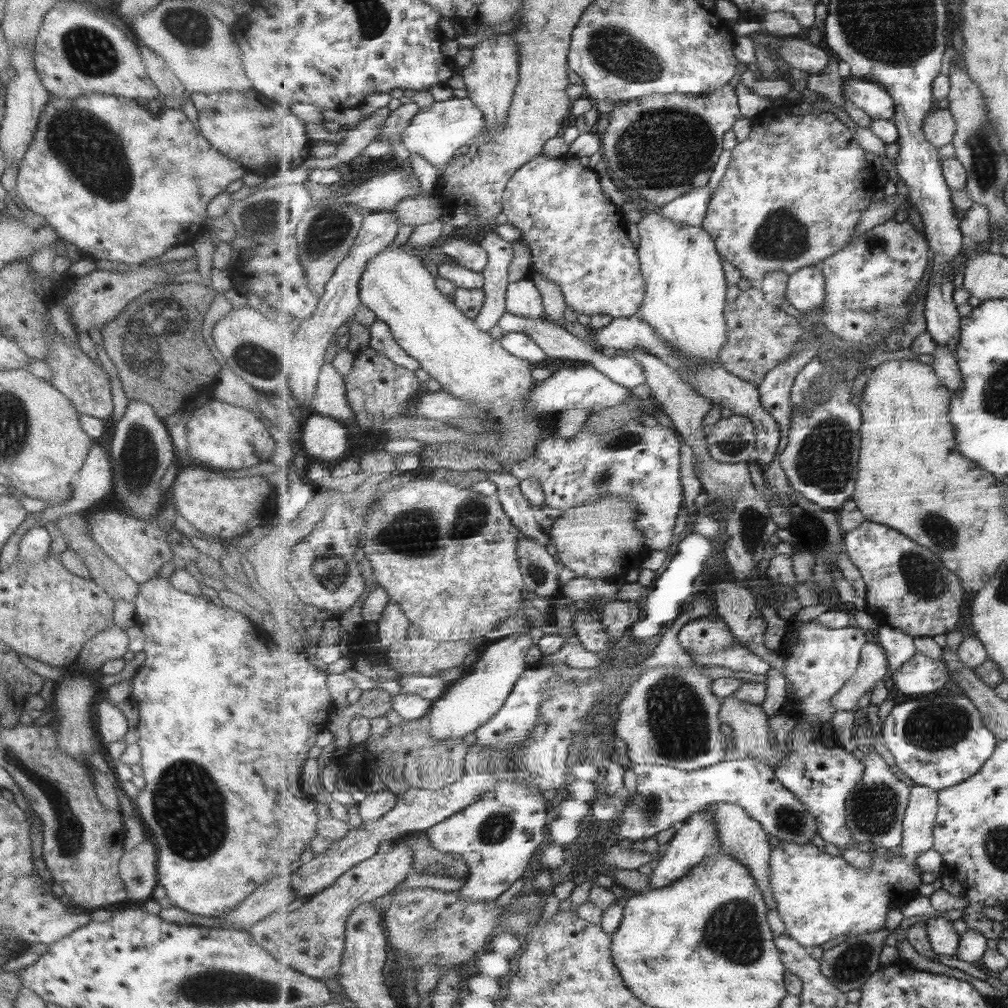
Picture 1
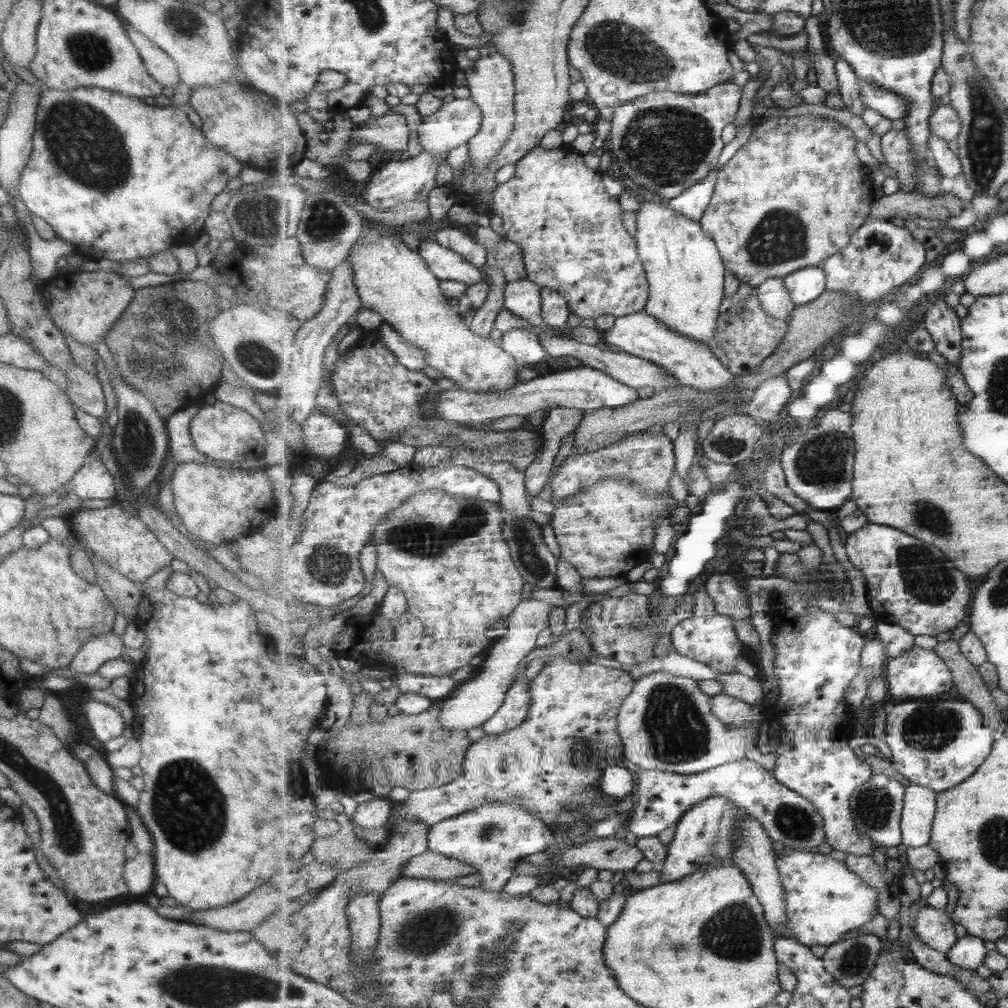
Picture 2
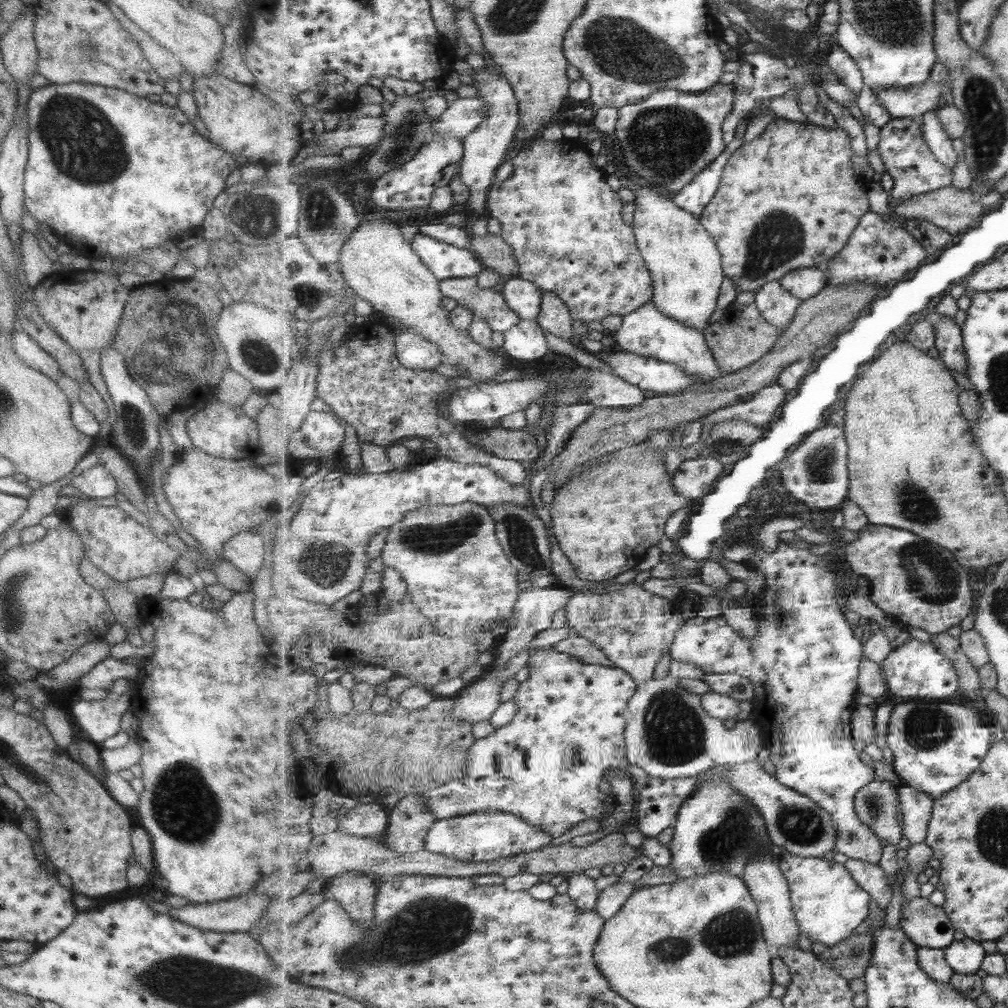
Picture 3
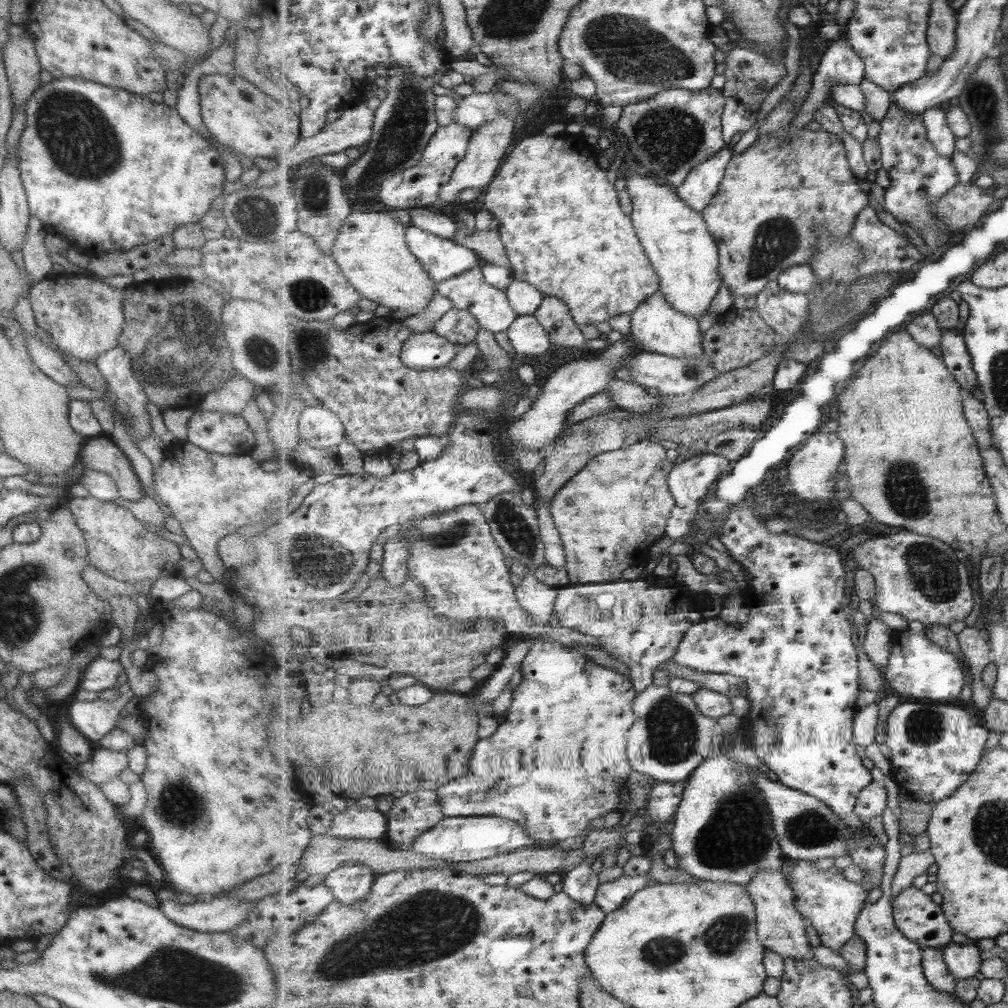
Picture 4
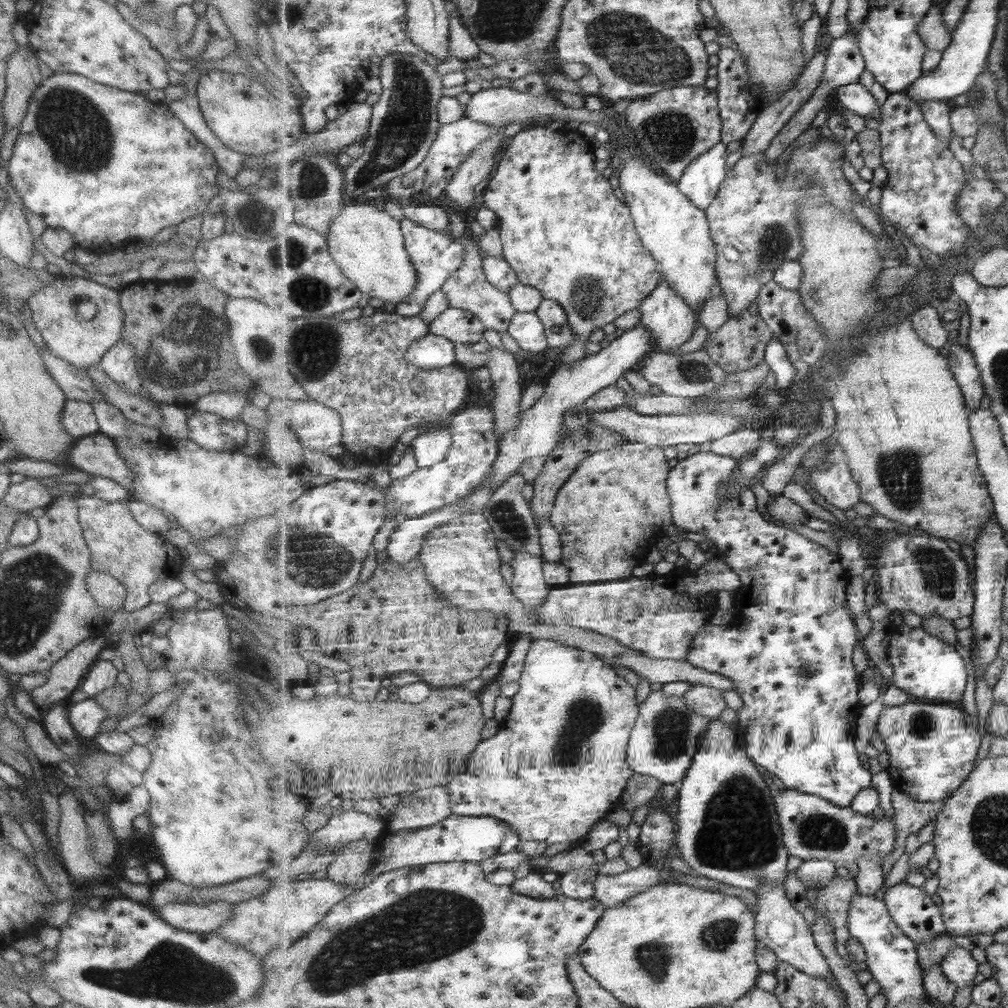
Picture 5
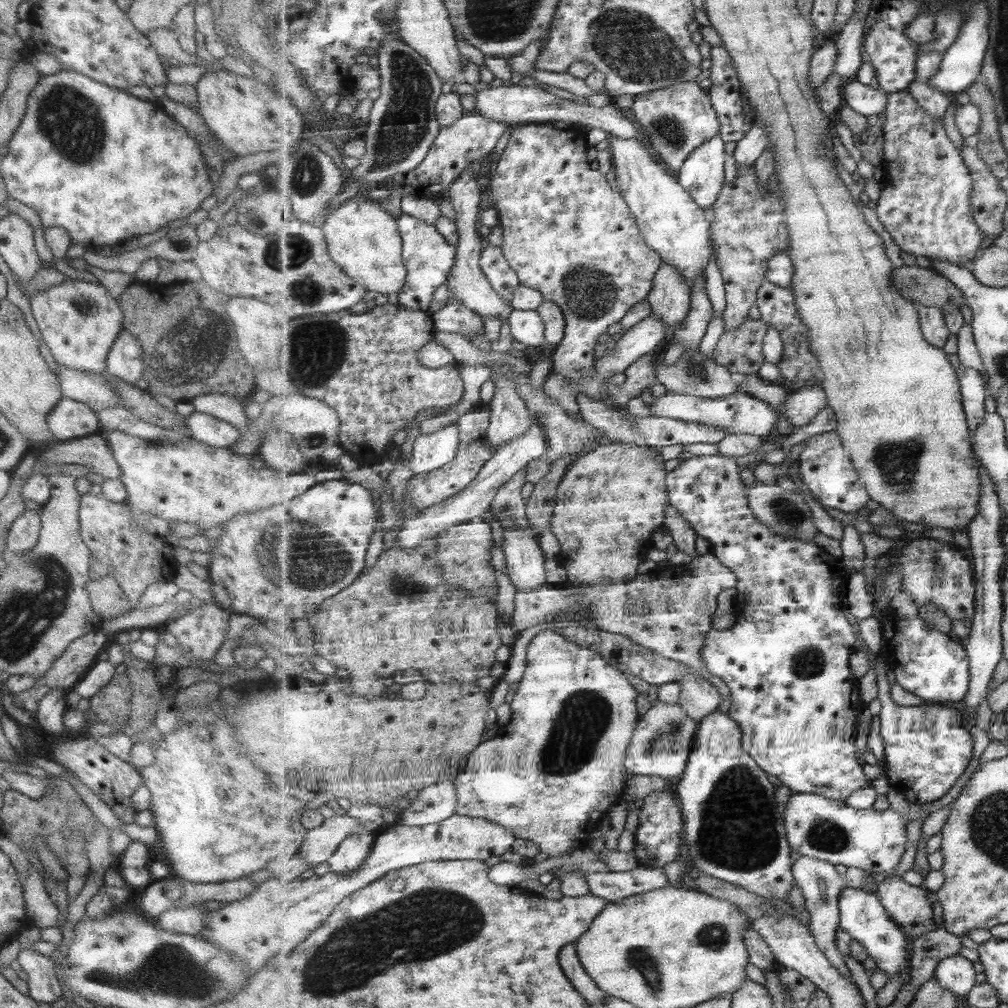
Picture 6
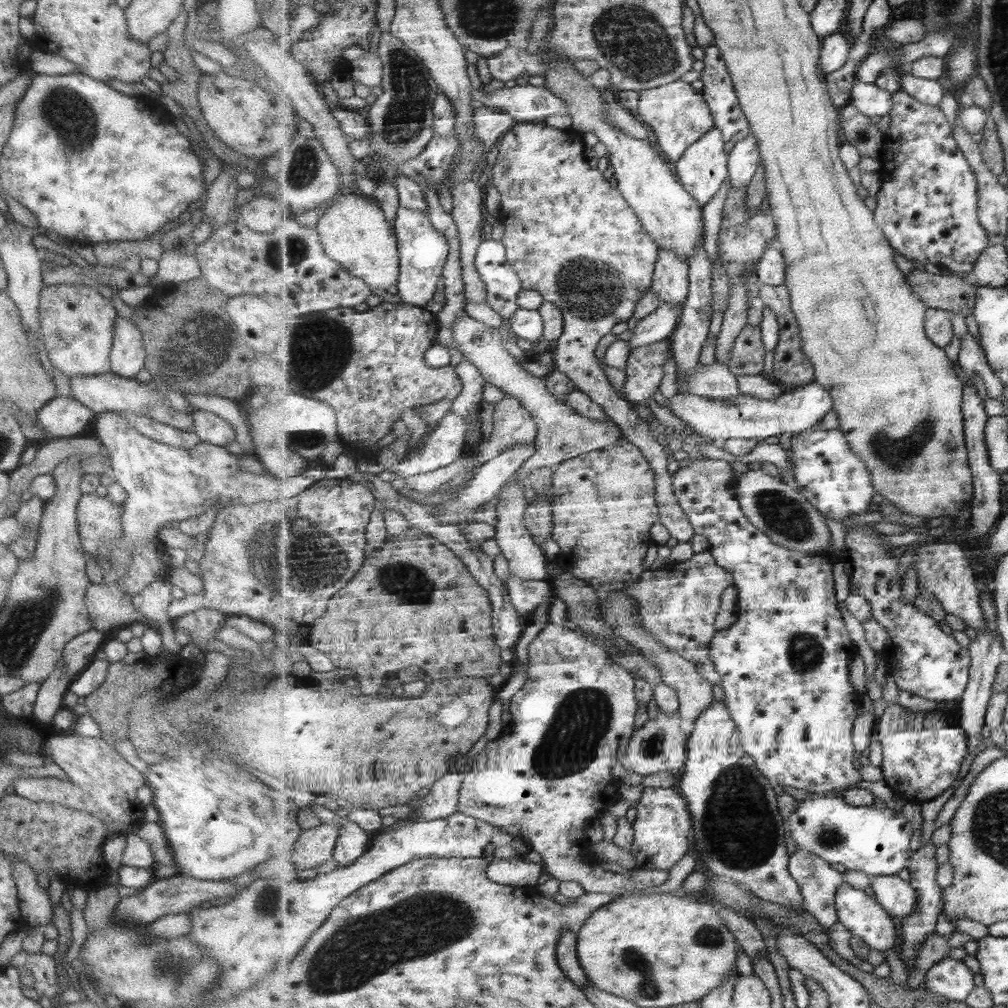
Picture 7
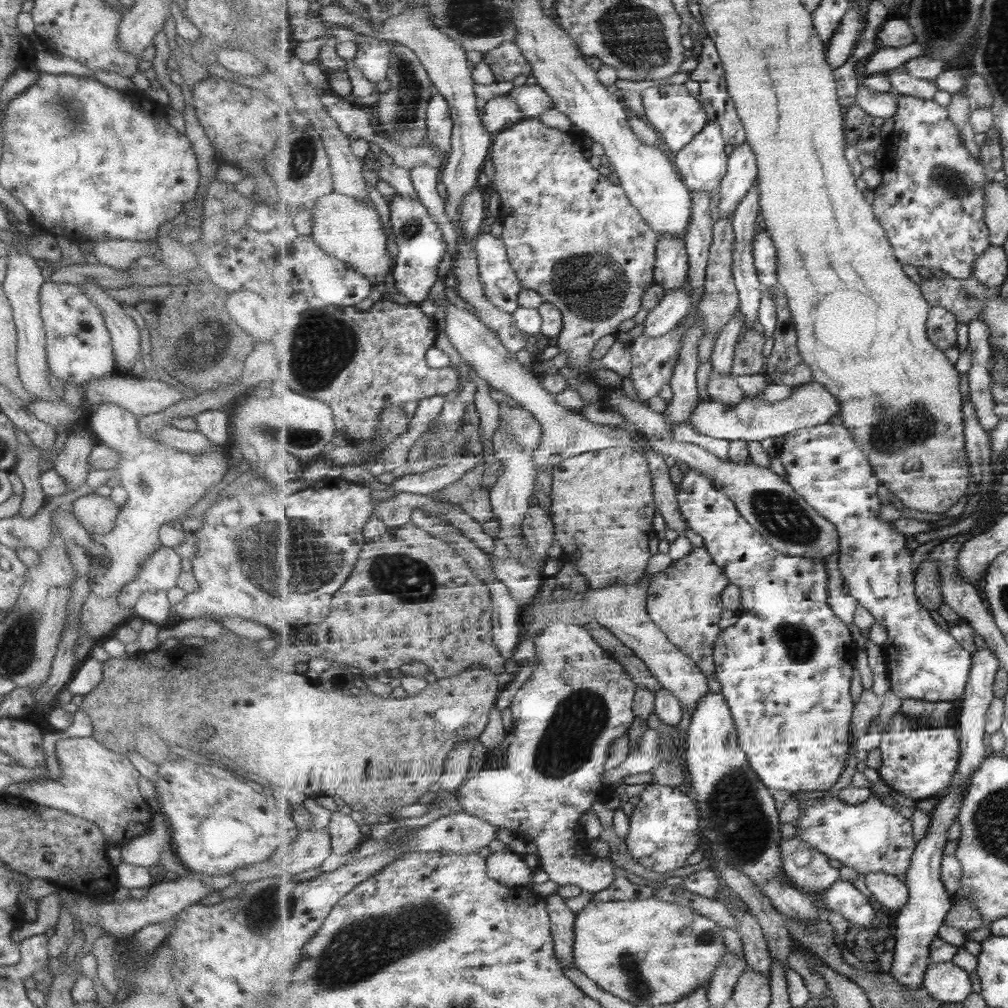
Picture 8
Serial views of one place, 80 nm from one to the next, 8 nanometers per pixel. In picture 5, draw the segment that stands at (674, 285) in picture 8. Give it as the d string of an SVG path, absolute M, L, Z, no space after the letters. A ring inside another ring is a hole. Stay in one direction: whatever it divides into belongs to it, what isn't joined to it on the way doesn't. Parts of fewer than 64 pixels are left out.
M663 278L657 288L643 301L640 306L643 313L640 325L646 326L653 334L657 346L661 350L673 350L691 338L694 330L699 326L694 314L694 308Z

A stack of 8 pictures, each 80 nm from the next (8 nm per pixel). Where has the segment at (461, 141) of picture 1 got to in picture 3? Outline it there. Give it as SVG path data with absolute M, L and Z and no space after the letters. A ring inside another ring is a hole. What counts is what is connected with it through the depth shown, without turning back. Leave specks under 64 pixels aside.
M479 97L457 98L450 101L448 111L435 120L434 134L463 139L474 133L488 117L488 104Z

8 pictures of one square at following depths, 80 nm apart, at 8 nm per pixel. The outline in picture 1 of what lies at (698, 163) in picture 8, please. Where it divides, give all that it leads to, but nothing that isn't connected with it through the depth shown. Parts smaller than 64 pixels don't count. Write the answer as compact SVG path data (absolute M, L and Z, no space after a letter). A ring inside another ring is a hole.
M707 184L669 202L662 208L661 214L676 223L702 226L708 216L711 199L712 188Z

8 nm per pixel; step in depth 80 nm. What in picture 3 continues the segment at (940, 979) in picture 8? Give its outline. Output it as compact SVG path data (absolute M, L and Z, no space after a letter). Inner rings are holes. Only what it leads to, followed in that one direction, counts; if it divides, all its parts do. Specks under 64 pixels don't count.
M967 936L960 941L955 941L943 951L946 962L957 974L979 972L988 956L980 943L981 941L973 940Z

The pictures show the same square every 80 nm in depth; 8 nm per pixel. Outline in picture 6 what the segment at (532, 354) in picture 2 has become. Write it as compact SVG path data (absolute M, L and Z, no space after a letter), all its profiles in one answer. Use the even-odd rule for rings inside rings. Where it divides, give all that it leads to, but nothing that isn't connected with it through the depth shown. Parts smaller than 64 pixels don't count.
M513 308L508 318L511 334L525 345L546 346L546 324L537 310Z

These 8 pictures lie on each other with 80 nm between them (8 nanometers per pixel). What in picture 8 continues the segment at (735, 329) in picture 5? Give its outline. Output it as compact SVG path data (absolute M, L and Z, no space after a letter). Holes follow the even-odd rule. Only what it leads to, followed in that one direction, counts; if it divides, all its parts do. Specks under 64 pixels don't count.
M749 328L737 345L733 375L765 374L768 358L765 358L764 346L765 336Z

